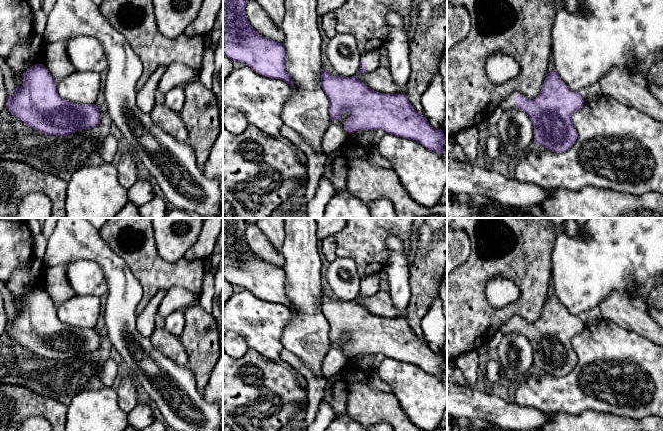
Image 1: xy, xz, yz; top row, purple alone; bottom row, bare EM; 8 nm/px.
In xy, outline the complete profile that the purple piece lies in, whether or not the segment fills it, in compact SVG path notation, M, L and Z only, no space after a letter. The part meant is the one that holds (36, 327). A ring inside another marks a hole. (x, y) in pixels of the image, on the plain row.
M35 288L32 291L30 291L29 293L27 293L26 296L23 297L22 310L19 311L19 310L16 309L15 318L12 319L12 320L10 320L10 319L7 320L6 333L8 333L12 339L17 341L20 345L22 345L26 349L28 349L31 352L33 352L33 353L35 353L35 354L37 354L37 355L39 355L43 358L46 358L46 359L67 360L67 359L70 359L72 357L75 357L75 356L83 354L83 353L94 352L94 351L98 350L98 348L100 346L100 335L95 328L75 328L75 327L71 327L71 326L68 326L68 325L64 324L58 318L57 311L56 311L56 306L55 306L54 302L52 301L52 299L50 298L50 296L46 293L46 291L43 288Z

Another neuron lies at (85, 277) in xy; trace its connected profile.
M92 260L69 262L66 266L66 275L75 295L100 297L108 292L103 271Z

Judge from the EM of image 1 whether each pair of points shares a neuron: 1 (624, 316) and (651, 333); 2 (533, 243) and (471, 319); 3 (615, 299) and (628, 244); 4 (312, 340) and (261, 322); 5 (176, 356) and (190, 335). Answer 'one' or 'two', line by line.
1: one
2: one
3: two
4: two
5: two

